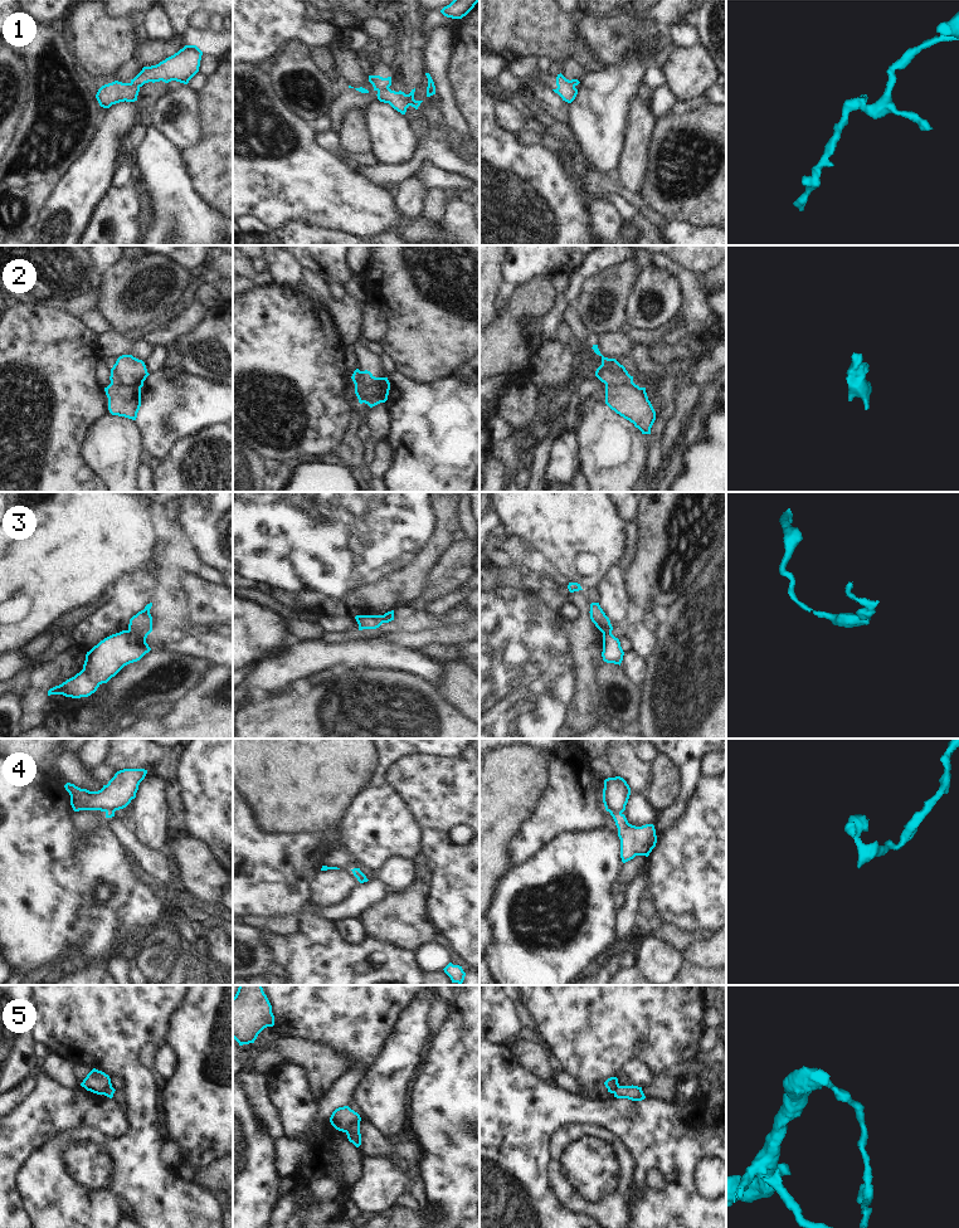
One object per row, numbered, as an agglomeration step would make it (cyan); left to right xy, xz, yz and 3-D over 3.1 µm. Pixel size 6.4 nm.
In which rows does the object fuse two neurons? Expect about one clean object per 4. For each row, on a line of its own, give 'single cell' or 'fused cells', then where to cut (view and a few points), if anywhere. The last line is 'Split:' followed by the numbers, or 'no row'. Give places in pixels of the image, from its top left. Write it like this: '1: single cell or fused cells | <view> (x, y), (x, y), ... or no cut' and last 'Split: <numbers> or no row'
1: fused cells | xz (388, 87), (378, 91)
2: fused cells | xz (360, 371), (385, 400)
3: fused cells | xy (127, 630), (145, 641)
4: fused cells | yz (611, 812), (621, 814)
5: fused cells | xz (359, 1121), (354, 1122), (345, 1131)
Split: 1, 2, 3, 4, 5

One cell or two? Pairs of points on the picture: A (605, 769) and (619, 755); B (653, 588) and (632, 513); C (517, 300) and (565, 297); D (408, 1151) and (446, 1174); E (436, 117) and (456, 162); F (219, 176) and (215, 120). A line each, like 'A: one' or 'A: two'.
A: two
B: two
C: two
D: two
E: two
F: one

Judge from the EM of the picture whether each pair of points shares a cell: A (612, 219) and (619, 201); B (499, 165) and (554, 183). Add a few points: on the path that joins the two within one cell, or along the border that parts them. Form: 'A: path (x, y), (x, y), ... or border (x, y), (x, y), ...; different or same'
A: border (600, 194), (616, 206), (624, 220); different
B: path (512, 176), (519, 183), (540, 183); same

